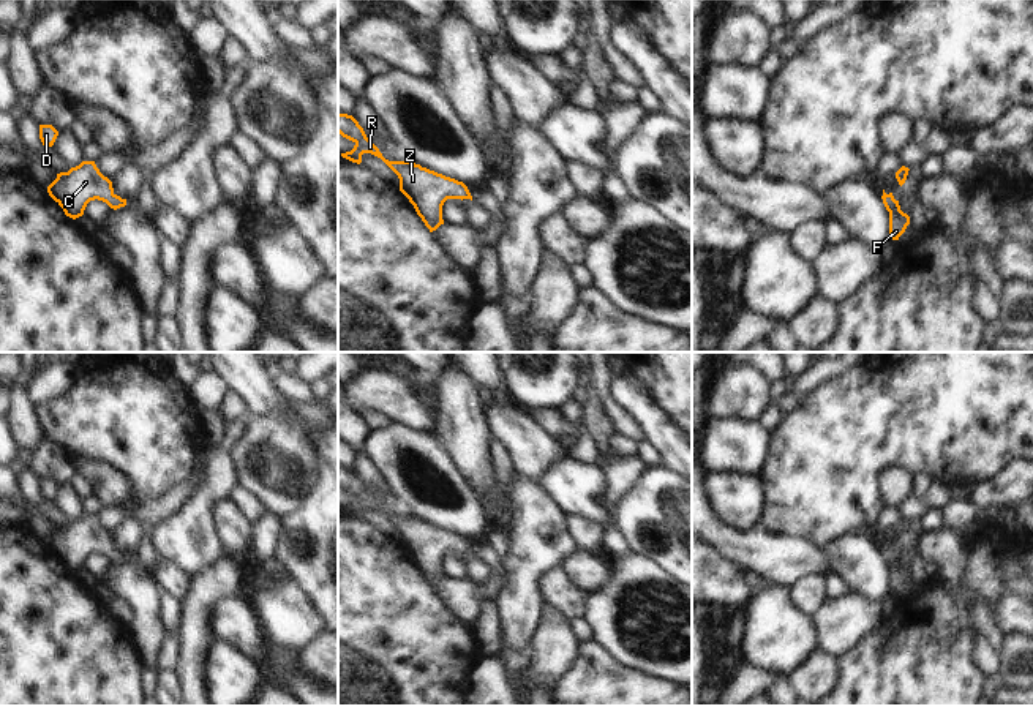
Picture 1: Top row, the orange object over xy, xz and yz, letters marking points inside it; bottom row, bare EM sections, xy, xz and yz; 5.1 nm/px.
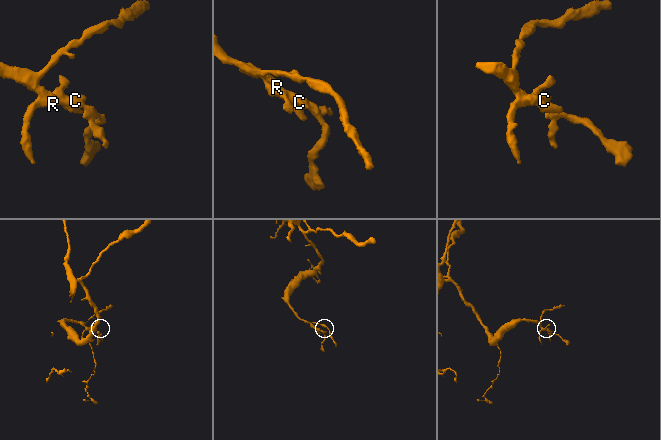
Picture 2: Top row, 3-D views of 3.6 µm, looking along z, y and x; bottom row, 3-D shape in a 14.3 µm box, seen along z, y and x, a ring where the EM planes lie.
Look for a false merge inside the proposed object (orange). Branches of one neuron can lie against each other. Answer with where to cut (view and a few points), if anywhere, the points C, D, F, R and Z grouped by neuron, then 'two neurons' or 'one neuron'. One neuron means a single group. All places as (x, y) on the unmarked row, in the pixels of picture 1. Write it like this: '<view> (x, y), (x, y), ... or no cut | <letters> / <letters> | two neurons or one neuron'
no cut | C D F R Z | one neuron

